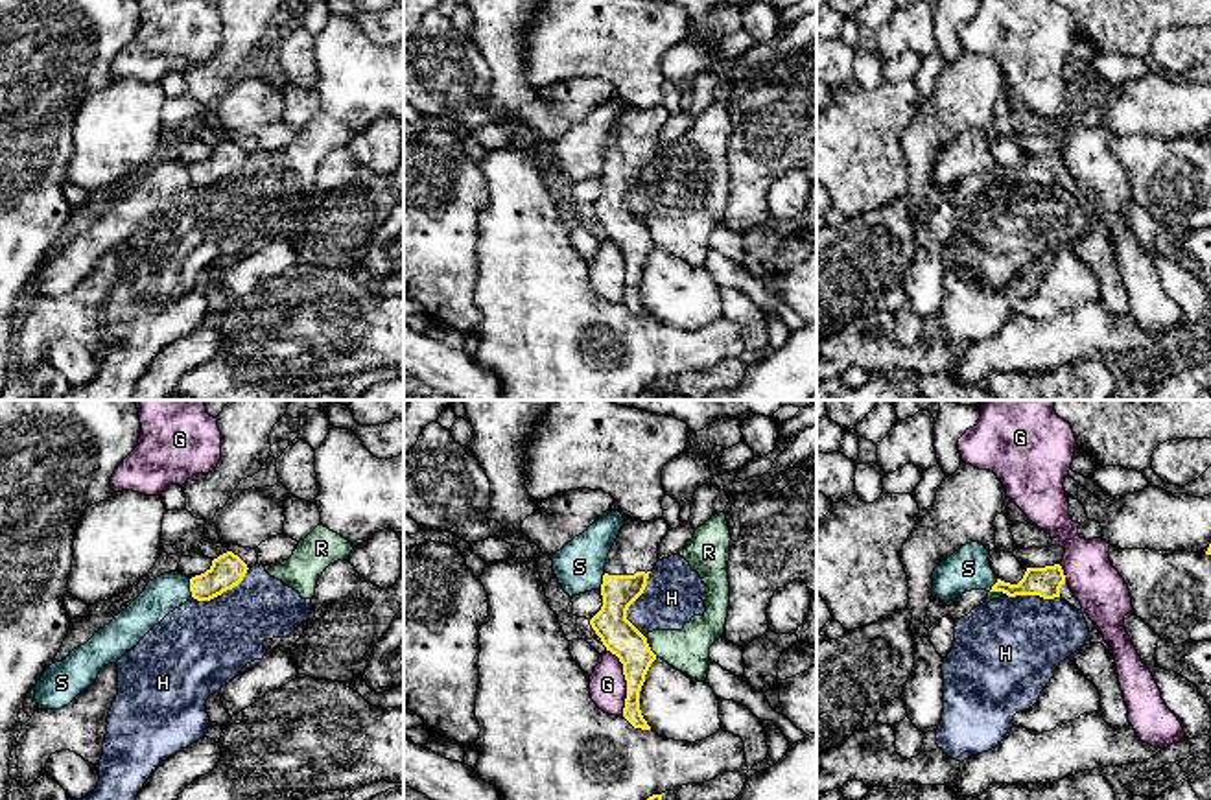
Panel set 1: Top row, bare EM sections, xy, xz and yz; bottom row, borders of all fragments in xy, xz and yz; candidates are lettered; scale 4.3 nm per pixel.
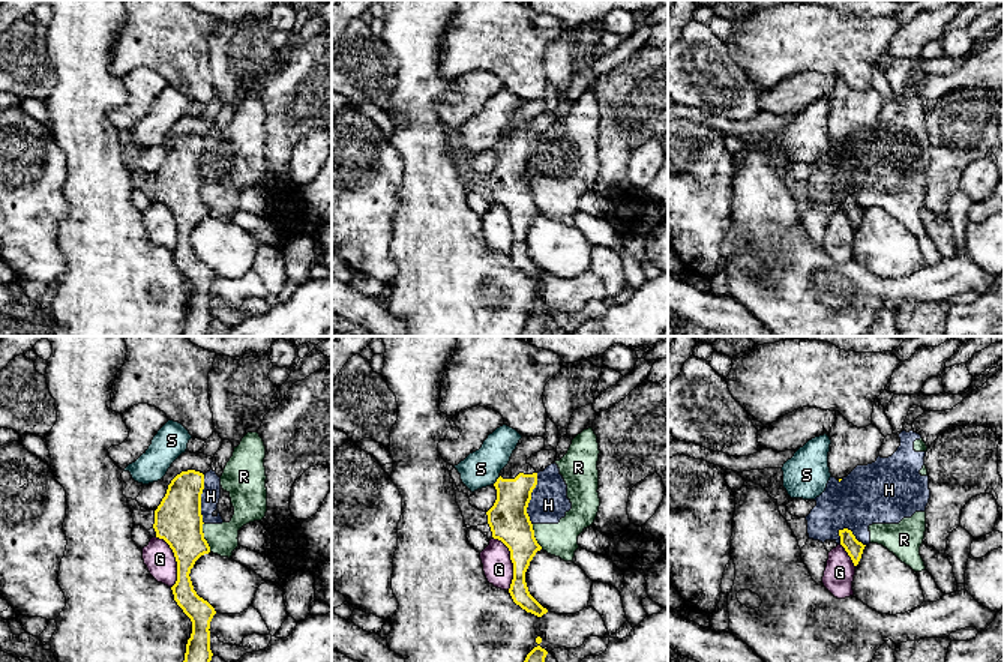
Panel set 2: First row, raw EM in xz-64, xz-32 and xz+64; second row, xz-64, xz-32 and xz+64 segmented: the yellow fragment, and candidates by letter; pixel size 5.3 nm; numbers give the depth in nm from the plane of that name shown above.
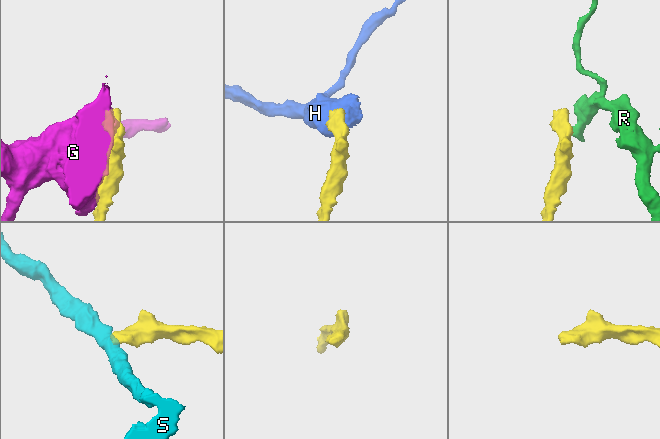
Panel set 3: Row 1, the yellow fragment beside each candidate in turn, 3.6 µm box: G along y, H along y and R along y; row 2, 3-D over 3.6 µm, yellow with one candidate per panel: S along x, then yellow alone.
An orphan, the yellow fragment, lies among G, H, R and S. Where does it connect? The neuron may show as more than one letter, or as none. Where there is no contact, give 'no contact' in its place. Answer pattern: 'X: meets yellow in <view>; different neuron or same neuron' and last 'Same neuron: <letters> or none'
G: meets yellow in xz; different neuron
H: meets yellow in xz; different neuron
R: meets yellow in xz; different neuron
S: meets yellow in yz; different neuron
Same neuron: none

